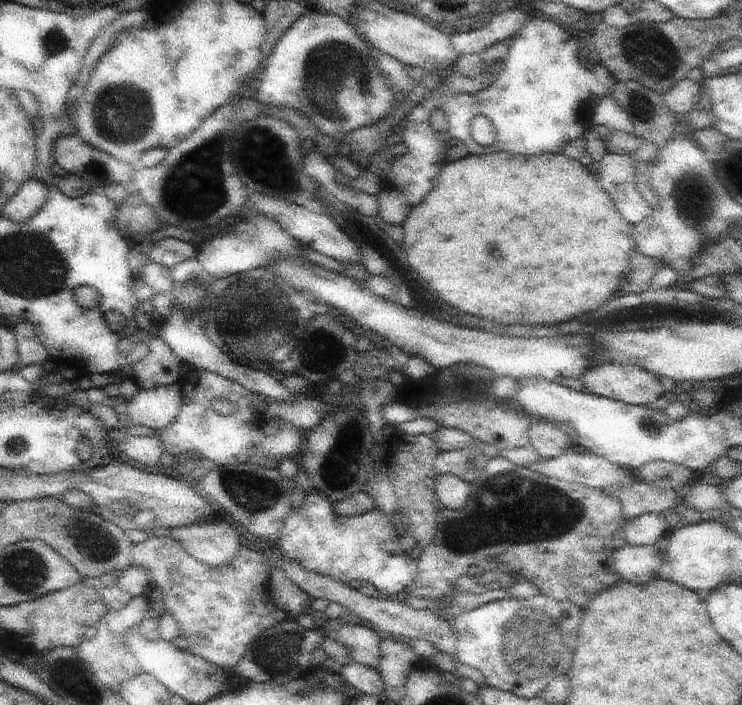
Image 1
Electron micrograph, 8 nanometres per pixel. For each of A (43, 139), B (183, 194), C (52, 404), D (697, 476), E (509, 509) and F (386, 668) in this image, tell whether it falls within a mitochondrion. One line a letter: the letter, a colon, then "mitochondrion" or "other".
A: other
B: mitochondrion
C: other
D: other
E: mitochondrion
F: other

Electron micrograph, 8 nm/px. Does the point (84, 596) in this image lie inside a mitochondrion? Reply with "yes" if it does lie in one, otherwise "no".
no

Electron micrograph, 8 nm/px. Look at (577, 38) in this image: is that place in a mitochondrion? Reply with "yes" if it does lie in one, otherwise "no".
no

